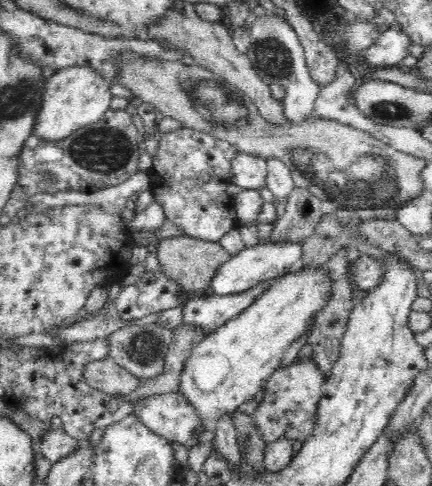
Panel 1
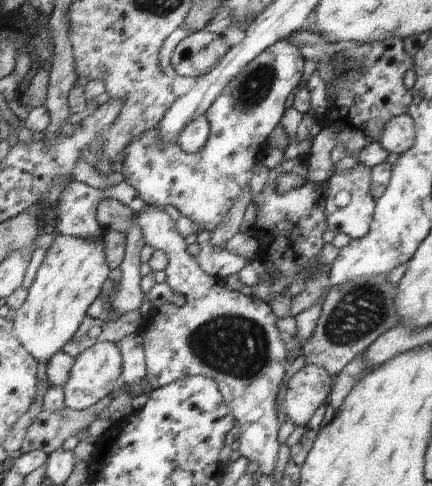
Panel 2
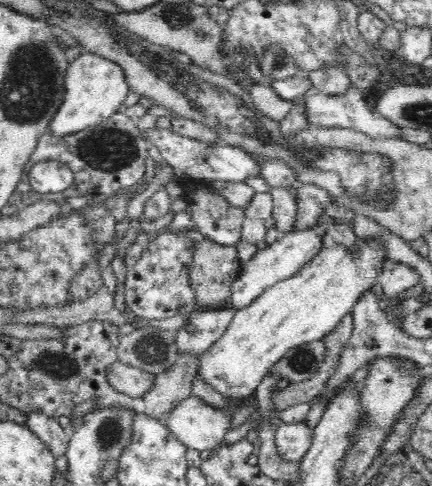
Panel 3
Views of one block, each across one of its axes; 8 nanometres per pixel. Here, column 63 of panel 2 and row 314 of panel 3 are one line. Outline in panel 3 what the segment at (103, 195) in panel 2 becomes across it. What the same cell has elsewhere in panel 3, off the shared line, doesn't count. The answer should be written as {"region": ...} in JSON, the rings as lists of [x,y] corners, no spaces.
{"region":[[[234,308],[226,310],[194,310],[188,324],[176,332],[178,352],[190,354],[196,360],[214,348],[214,344],[230,328],[232,318],[236,316]]]}

